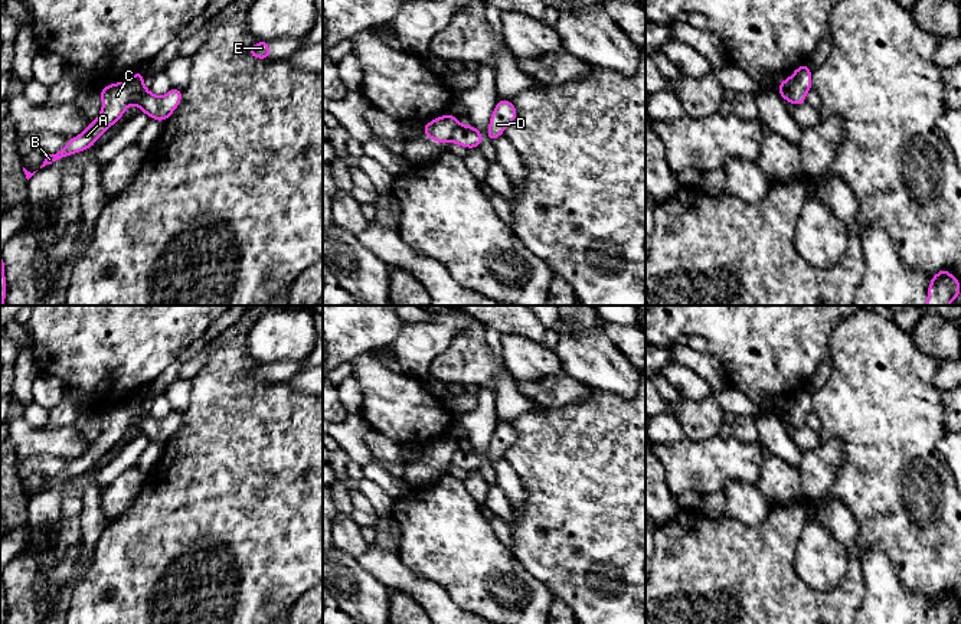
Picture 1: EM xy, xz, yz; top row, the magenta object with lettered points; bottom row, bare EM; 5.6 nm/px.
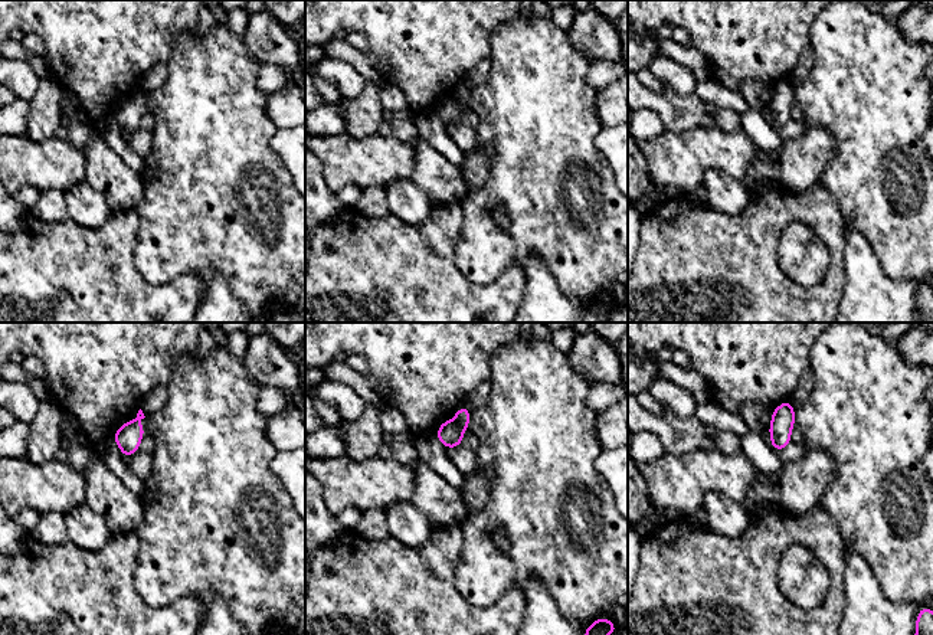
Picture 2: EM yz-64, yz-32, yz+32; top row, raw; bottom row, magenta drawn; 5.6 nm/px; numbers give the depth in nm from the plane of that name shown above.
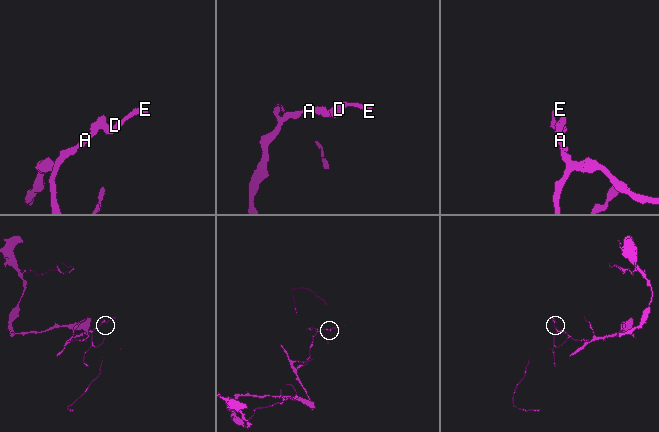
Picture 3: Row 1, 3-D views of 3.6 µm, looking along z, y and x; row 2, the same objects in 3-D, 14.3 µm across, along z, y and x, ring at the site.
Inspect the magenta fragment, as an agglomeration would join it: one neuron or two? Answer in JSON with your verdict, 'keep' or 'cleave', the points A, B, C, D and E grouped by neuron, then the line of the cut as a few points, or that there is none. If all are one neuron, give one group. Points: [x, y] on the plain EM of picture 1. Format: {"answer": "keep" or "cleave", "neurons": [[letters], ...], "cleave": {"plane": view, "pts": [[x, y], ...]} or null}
{"answer": "cleave", "neurons": [["A", "B", "C"], ["D", "E"]], "cleave": {"plane": "yz", "pts": [[785, 402], [790, 411], [790, 424]]}}

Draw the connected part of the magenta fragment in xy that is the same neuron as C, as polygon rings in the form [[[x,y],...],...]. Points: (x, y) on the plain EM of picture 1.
[[[128,404],[115,405],[101,414],[102,432],[99,438],[76,460],[69,461],[68,467],[56,477],[48,477],[43,487],[52,487],[63,480],[91,471],[95,464],[120,441],[131,428],[133,409]]]

